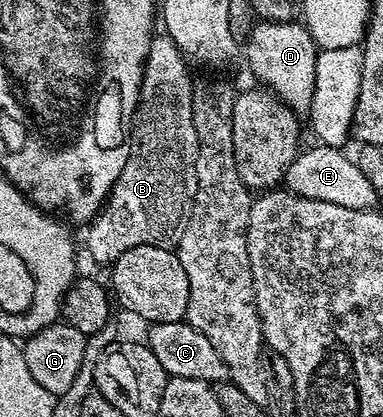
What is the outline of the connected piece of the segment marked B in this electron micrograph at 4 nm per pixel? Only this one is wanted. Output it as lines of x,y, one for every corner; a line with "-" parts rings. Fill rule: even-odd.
153,37
148,49
148,59
144,62
140,101
136,104
134,121
130,127
126,168
122,168
114,188
108,193
107,202
87,227
88,254
96,262
111,264
118,255
130,248
171,247
180,241
184,226
188,223
188,215
192,212
192,201
196,199
196,149
200,147
192,111
194,78
188,75
187,65
189,63
171,38

